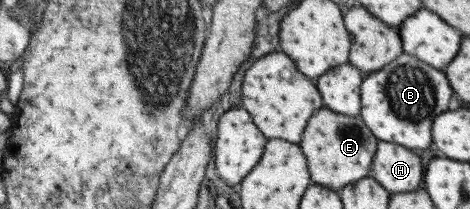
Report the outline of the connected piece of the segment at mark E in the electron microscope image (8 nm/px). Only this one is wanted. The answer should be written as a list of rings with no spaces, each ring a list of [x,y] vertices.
[[[321,108],[311,116],[303,132],[301,150],[307,158],[311,180],[338,192],[343,186],[353,184],[371,172],[373,158],[377,152],[377,138],[367,128],[360,114],[356,117],[343,116]]]

